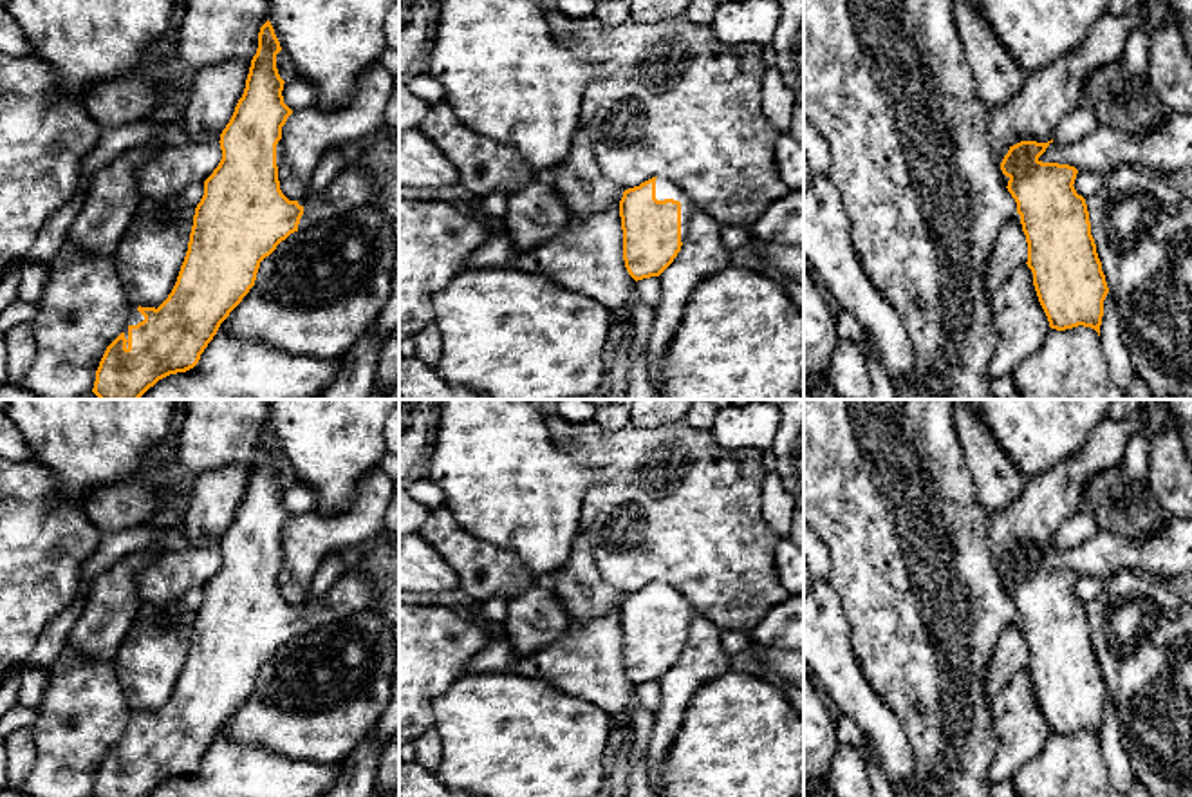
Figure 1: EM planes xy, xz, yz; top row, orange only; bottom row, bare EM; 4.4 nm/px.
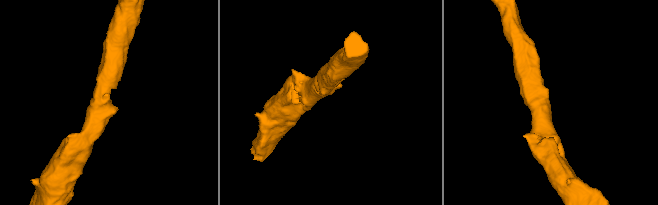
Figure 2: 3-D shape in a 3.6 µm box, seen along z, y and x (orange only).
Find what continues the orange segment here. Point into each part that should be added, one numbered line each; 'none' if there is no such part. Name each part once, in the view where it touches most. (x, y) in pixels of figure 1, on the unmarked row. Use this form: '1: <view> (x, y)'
1: xy (353, 591)
2: xz (665, 593)

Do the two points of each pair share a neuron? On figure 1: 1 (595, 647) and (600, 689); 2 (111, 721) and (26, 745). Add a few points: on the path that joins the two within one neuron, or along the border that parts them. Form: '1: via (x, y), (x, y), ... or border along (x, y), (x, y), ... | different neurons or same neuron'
1: via (595, 658), (595, 673), (600, 678) | same neuron
2: border along (29, 727), (35, 767), (26, 778) | different neurons

